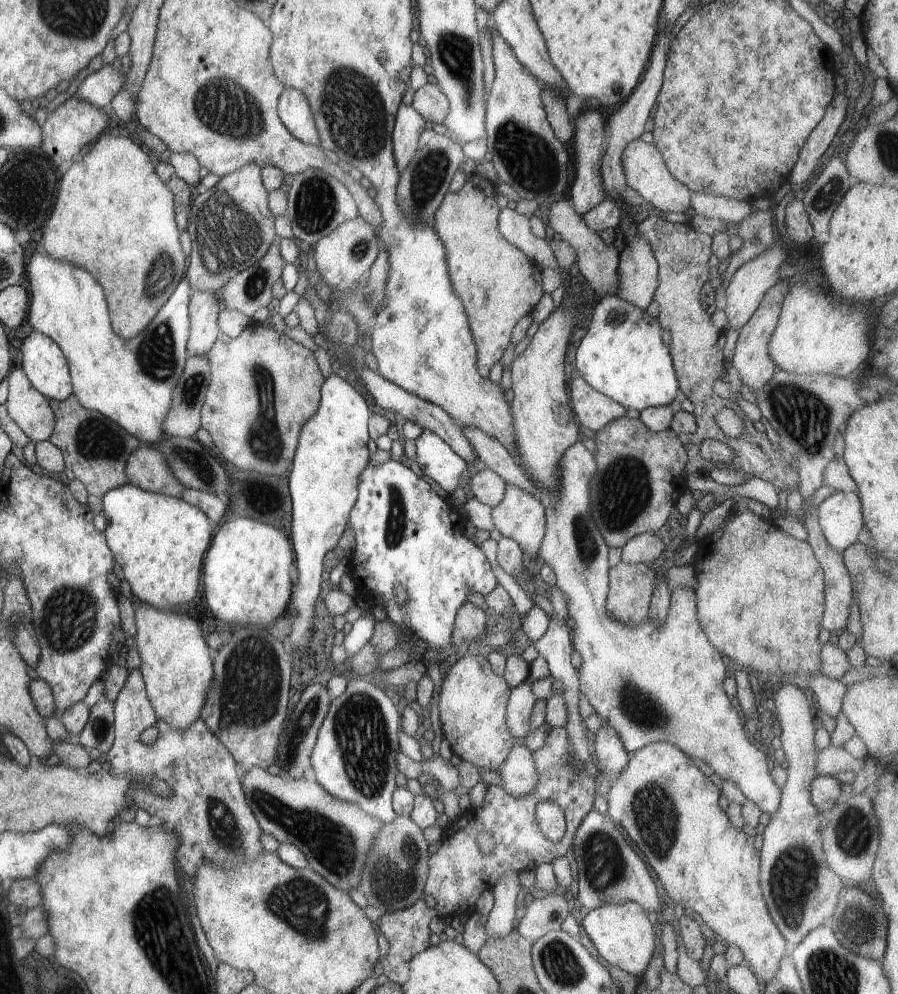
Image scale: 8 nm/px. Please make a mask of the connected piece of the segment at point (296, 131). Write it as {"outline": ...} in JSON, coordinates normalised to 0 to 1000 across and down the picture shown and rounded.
{"outline":[[[317,88],[311,96],[307,112],[317,129],[331,141],[355,149],[354,133],[336,93]]]}

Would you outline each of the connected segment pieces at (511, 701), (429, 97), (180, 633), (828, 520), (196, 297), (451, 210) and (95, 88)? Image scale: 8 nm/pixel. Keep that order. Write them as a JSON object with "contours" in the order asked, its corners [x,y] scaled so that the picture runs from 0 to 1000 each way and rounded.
{"contours":[[[[582,685],[568,693],[562,709],[563,729],[567,738],[572,742],[585,741],[589,734],[589,721],[597,703],[591,697],[591,687]]],[[[474,84],[461,93],[457,107],[473,122],[491,125],[499,112],[499,101],[487,85]]],[[[158,607],[149,618],[153,634],[148,643],[156,660],[154,675],[157,677],[169,715],[188,731],[196,735],[204,735],[222,722],[222,715],[229,703],[231,696],[233,696],[238,677],[236,673],[237,654],[231,651],[222,630],[210,620],[197,618],[197,613],[180,615]]],[[[928,496],[912,507],[910,521],[922,549],[935,556],[954,544],[954,535],[962,528],[952,496]]],[[[214,293],[209,306],[212,333],[207,356],[228,357],[245,335],[242,328],[244,302],[237,293]]],[[[528,175],[519,178],[514,189],[506,194],[496,194],[480,227],[494,245],[497,267],[503,293],[517,310],[521,329],[530,350],[531,374],[542,380],[545,371],[557,362],[562,349],[568,345],[569,330],[579,320],[589,317],[598,306],[602,292],[602,274],[575,247],[567,245],[555,232],[556,207],[551,204],[552,190],[545,180]]],[[[120,63],[98,74],[89,82],[82,96],[108,109],[119,110],[122,101],[137,89],[137,85],[138,75]]]]}

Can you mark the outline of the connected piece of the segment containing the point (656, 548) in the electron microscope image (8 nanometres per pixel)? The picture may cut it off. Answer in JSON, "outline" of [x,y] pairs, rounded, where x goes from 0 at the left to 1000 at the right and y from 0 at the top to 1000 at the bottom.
{"outline":[[[715,535],[704,539],[693,549],[692,564],[695,566],[732,566],[739,559],[738,545],[729,536]]]}

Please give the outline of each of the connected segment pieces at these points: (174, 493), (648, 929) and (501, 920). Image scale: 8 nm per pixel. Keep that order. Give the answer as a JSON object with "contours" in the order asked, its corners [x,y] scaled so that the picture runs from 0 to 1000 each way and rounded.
{"contours":[[[[154,449],[140,463],[141,486],[160,494],[200,501],[206,491],[173,449]]],[[[697,906],[690,910],[669,910],[658,914],[650,924],[646,924],[650,938],[664,953],[667,961],[676,970],[697,979],[714,982],[723,965],[729,960],[733,948],[729,931],[720,925],[717,915],[707,906]]],[[[562,876],[547,894],[550,908],[539,935],[545,943],[561,943],[573,934],[573,905],[578,899],[577,878]]]]}

